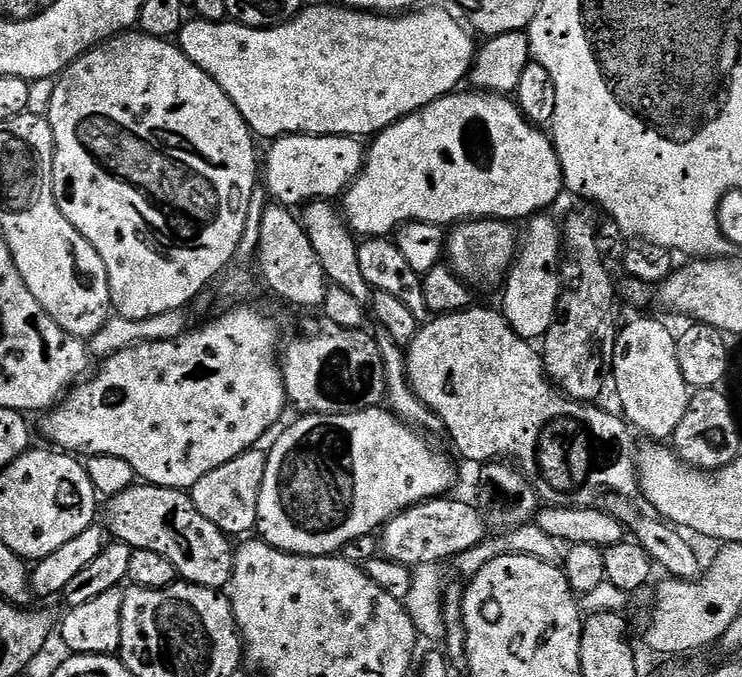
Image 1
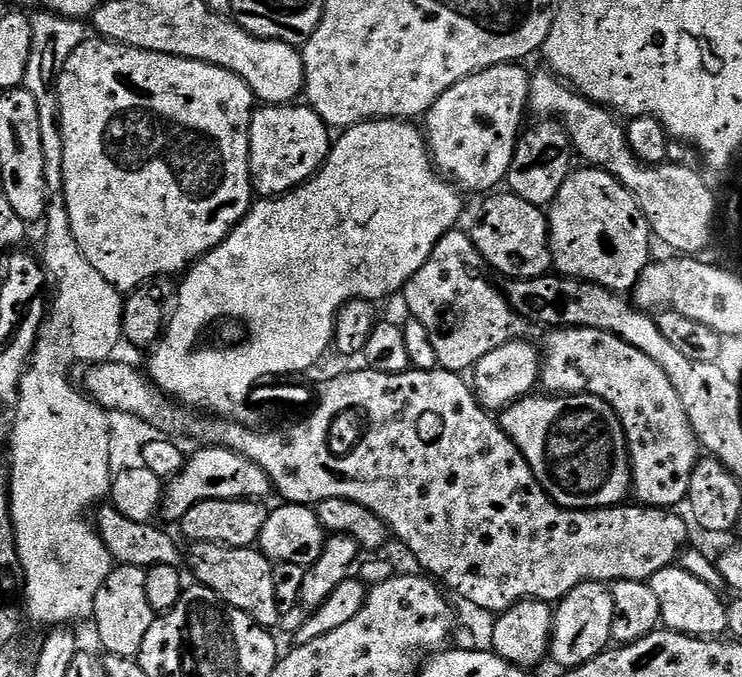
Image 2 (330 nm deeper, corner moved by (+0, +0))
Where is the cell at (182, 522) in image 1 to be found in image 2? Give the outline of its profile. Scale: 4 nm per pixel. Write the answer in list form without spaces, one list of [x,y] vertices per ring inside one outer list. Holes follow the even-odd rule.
[[[192,544],[186,552],[186,564],[192,567],[192,572],[196,575],[195,583],[201,588],[214,590],[230,606],[242,610],[250,618],[254,618],[258,624],[269,630],[275,629],[275,624],[279,625],[282,620],[282,607],[280,600],[276,597],[276,576],[274,565],[259,547],[251,548],[231,548],[225,544]]]

